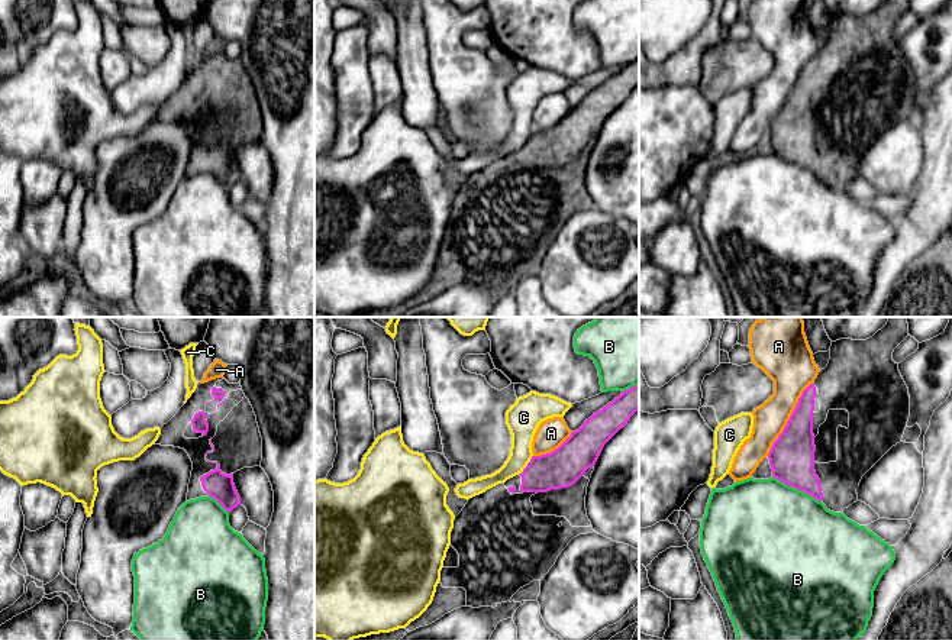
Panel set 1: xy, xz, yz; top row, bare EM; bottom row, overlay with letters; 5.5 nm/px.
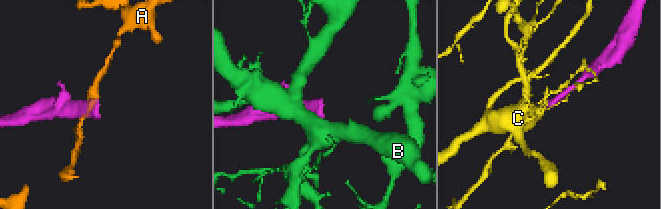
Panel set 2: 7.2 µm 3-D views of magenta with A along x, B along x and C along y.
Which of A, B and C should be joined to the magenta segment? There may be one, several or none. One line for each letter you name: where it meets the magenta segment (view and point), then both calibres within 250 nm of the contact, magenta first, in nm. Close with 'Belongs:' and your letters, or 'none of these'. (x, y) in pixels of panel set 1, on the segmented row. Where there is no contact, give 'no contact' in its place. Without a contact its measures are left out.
Belongs: none of these

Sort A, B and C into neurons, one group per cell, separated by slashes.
A / B / C

